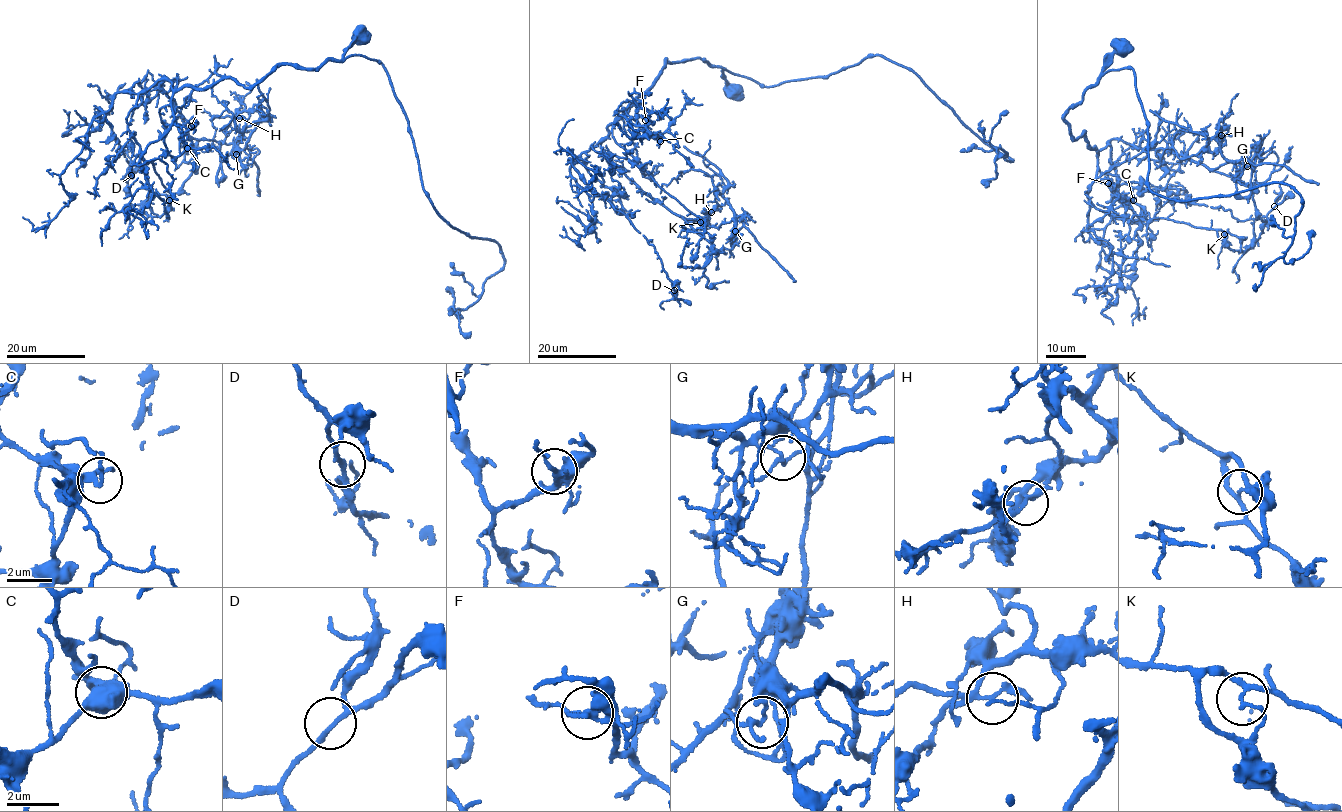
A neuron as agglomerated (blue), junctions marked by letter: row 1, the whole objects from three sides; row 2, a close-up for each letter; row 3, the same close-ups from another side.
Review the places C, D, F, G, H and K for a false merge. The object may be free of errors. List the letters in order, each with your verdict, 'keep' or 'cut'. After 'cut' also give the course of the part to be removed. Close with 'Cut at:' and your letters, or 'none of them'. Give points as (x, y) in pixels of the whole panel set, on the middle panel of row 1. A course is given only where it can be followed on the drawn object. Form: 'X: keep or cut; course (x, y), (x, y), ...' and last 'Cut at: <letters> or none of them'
C: keep
D: keep
F: keep
G: cut; course (735, 231), (735, 213), (728, 202), (716, 192), (710, 176), (700, 170), (687, 170), (661, 186), (661, 193)
H: keep
K: keep
Cut at: G

